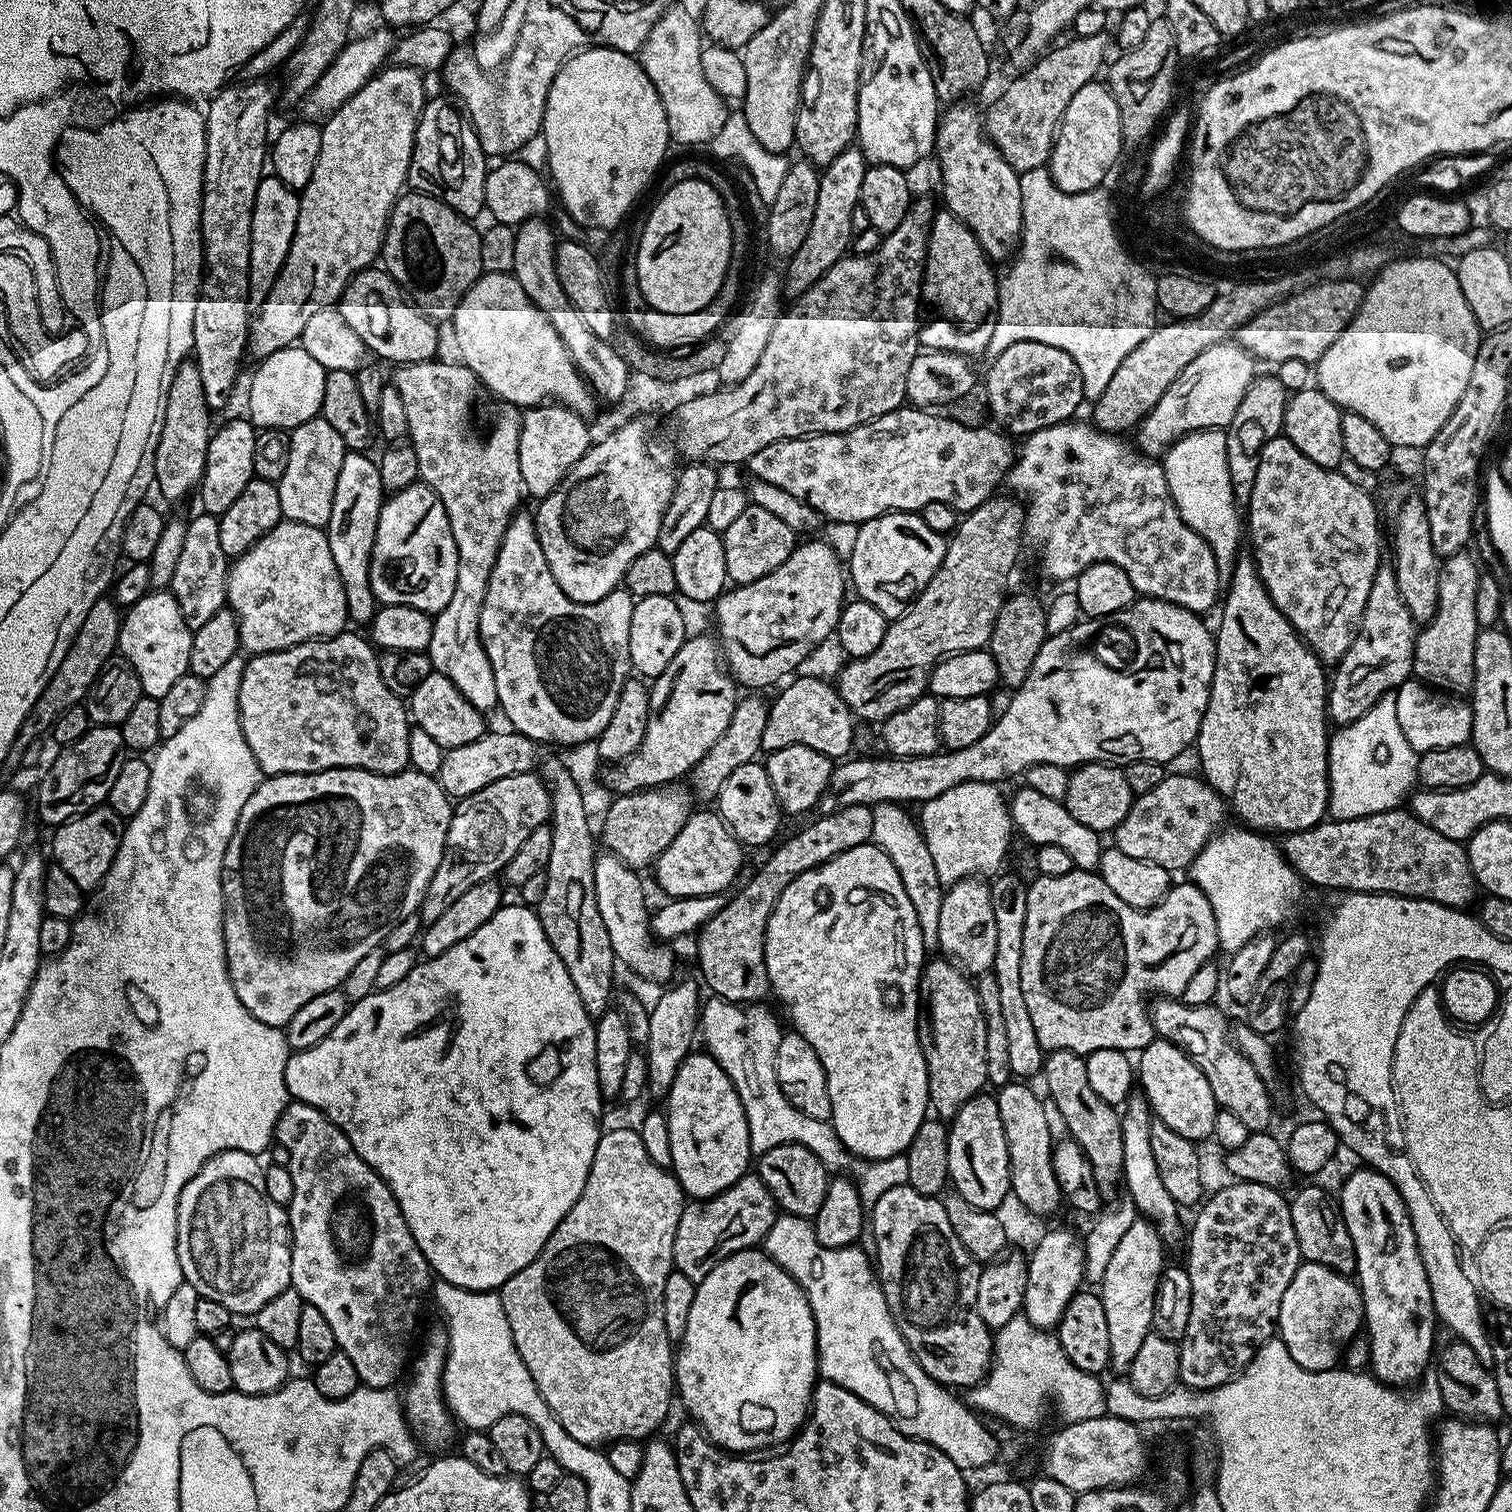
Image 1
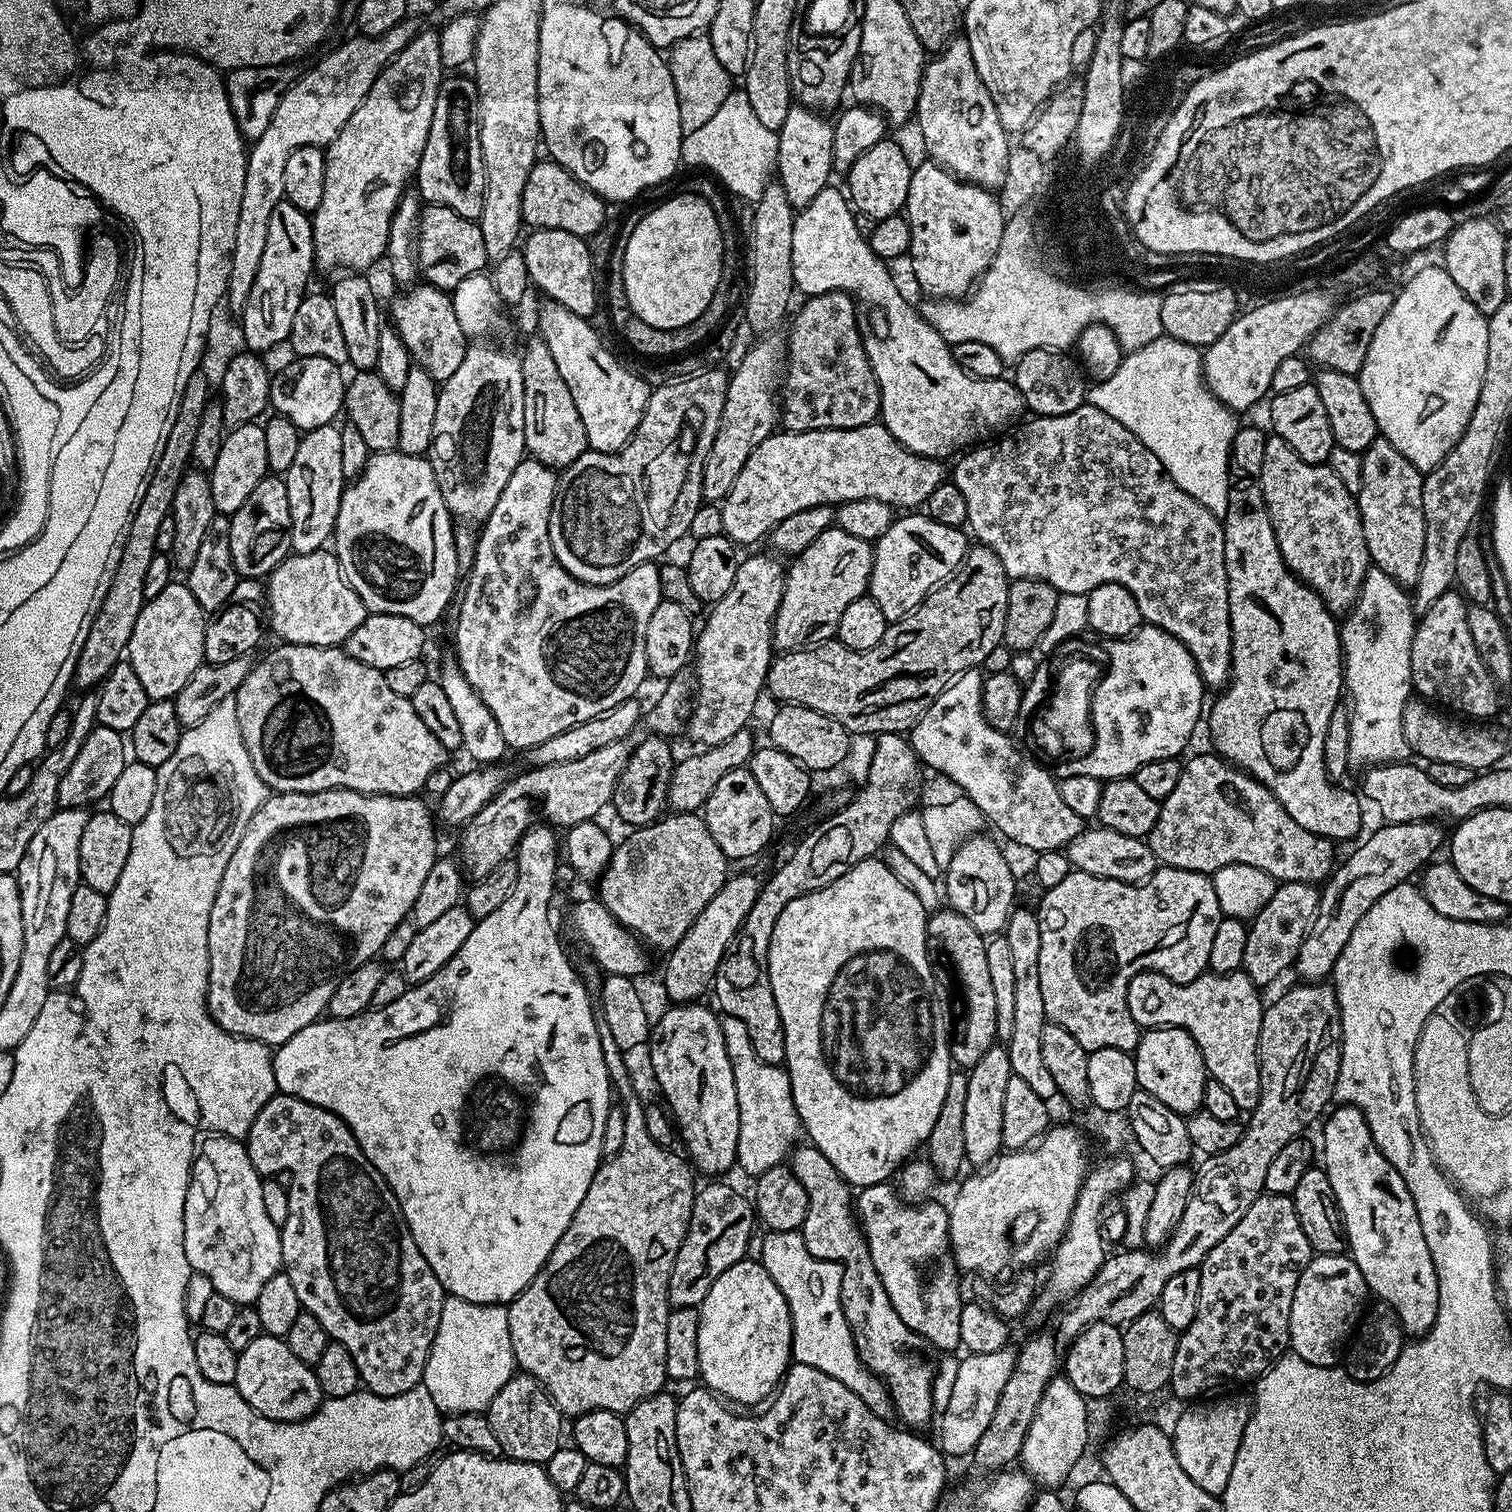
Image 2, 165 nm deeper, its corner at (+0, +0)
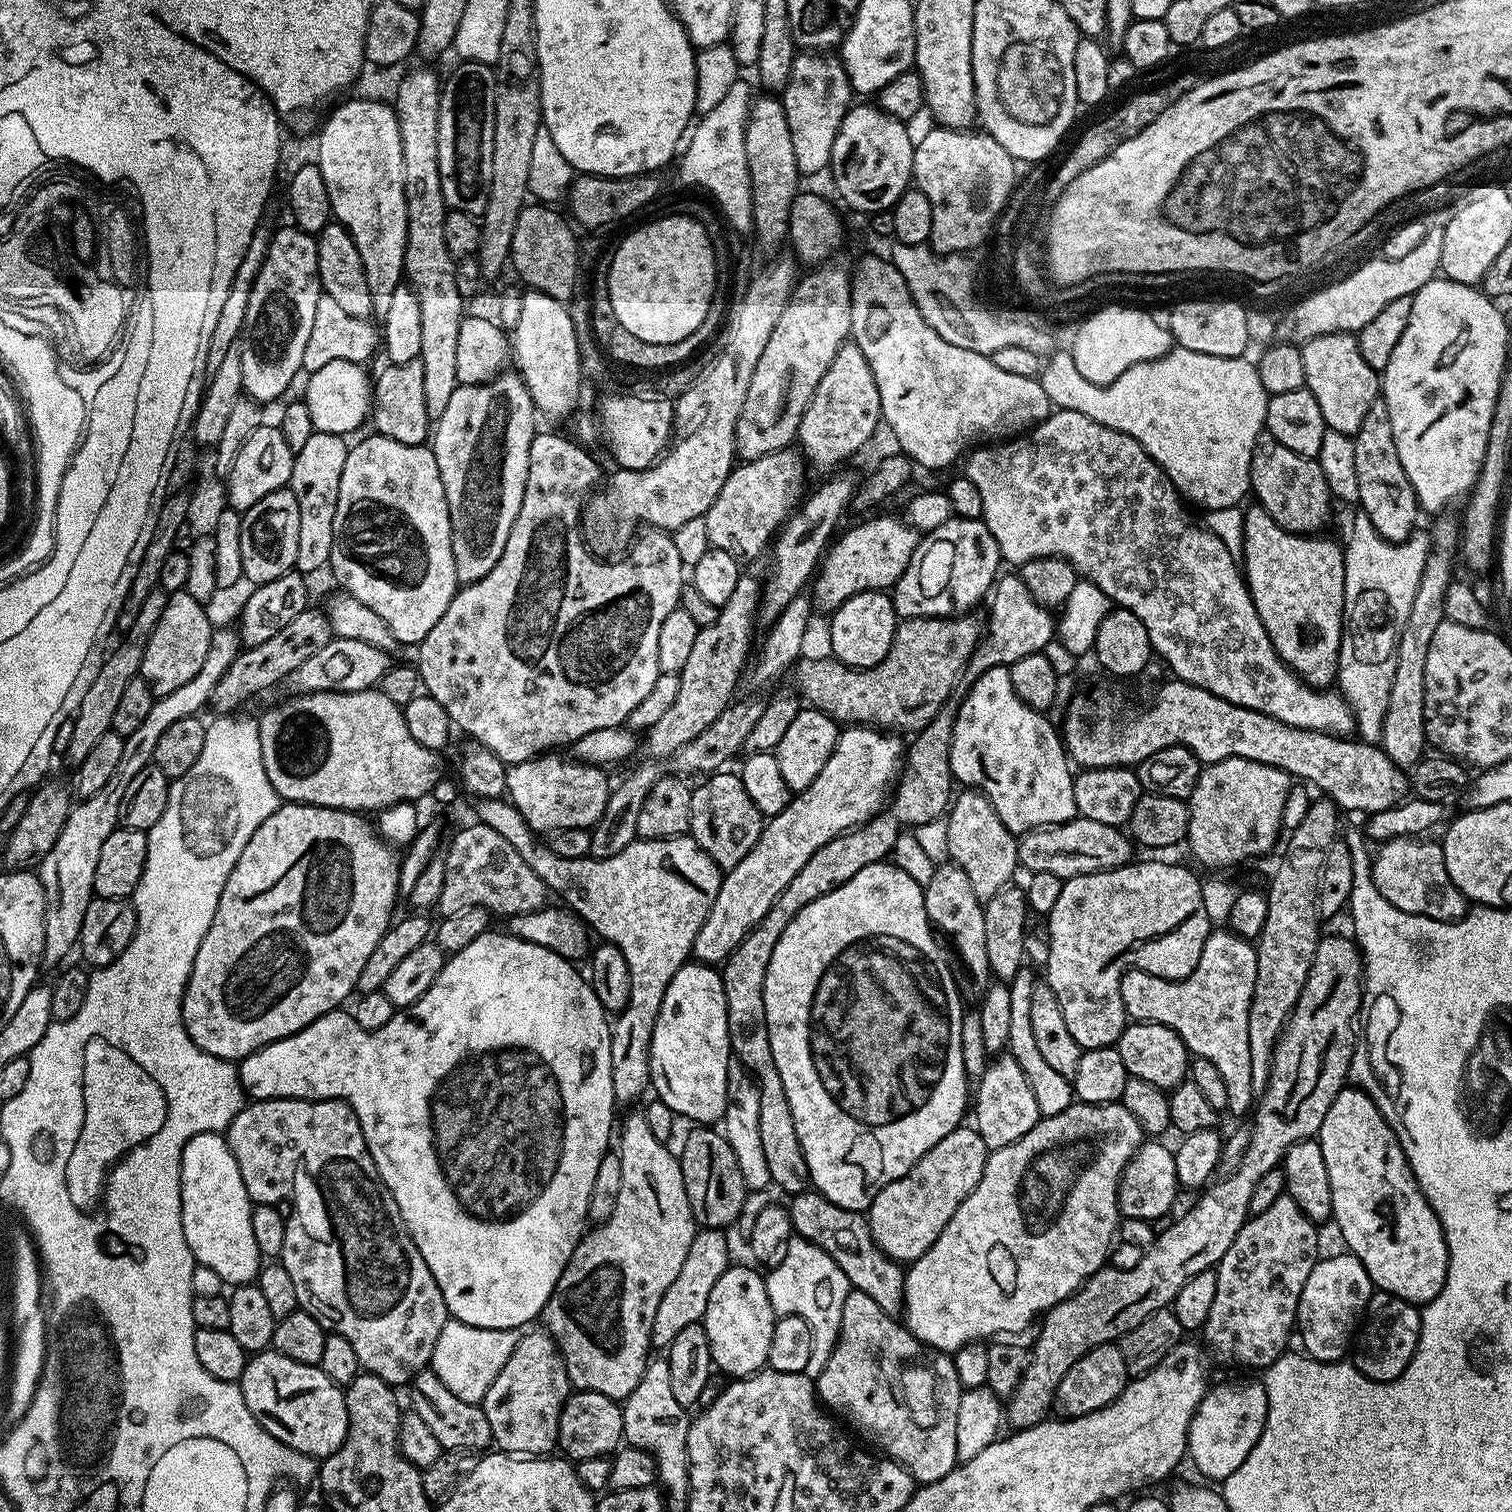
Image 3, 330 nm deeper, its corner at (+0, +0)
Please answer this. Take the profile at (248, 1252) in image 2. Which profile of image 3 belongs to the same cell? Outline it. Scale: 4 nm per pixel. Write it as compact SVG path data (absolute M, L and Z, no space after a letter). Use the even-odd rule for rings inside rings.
M199 1132L197 1136L190 1138L186 1142L186 1146L182 1150L182 1158L180 1159L180 1201L182 1202L182 1230L186 1234L186 1246L190 1246L192 1257L194 1257L196 1263L202 1266L210 1266L210 1270L215 1270L218 1273L218 1278L222 1278L225 1285L235 1286L253 1283L259 1277L262 1267L262 1257L258 1250L258 1242L254 1242L254 1226L250 1226L254 1201L246 1190L246 1182L242 1182L242 1170L238 1170L238 1162L228 1148L228 1141L221 1133Z

